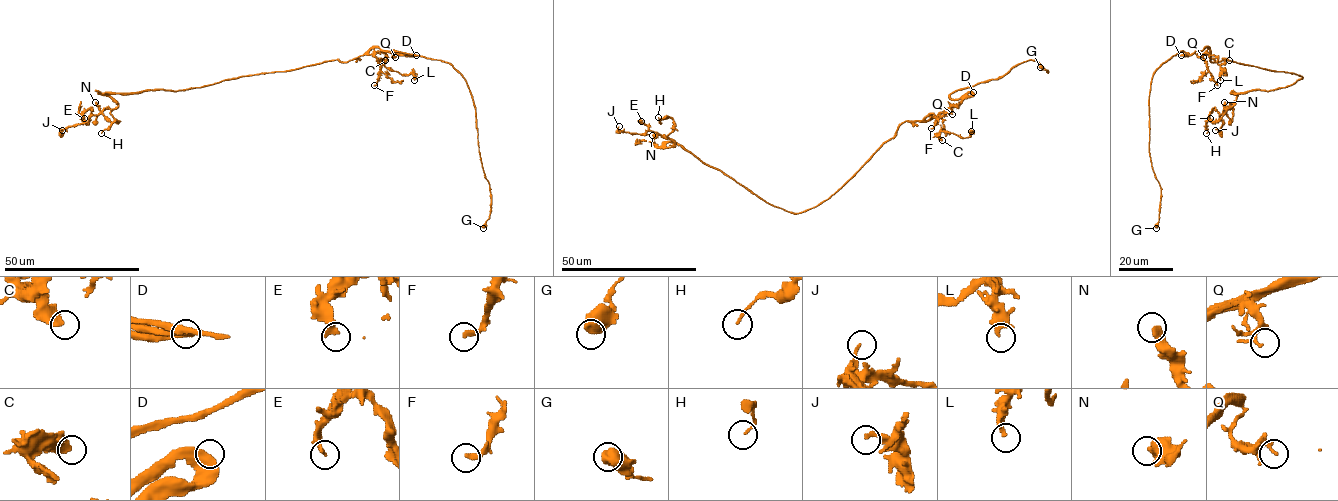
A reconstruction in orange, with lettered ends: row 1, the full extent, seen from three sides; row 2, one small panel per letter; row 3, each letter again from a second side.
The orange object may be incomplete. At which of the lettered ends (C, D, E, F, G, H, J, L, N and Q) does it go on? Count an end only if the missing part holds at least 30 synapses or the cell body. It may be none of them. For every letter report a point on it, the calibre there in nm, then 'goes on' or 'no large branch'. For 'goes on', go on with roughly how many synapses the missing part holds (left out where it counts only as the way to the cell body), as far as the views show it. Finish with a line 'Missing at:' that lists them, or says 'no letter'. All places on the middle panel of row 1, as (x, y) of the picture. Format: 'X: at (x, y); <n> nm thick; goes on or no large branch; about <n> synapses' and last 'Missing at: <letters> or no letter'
C: at (942, 140); 340 nm thick; no large branch
D: at (973, 92); 420 nm thick; no large branch
E: at (641, 121); 280 nm thick; no large branch
F: at (931, 128); 240 nm thick; goes on; about 60 synapses
G: at (1040, 67); 700 nm thick; no large branch
H: at (658, 117); 110 nm thick; no large branch
J: at (619, 126); 170 nm thick; no large branch
L: at (971, 131); 240 nm thick; no large branch
N: at (652, 135); 380 nm thick; no large branch
Q: at (952, 114); 120 nm thick; no large branch
Missing at: F

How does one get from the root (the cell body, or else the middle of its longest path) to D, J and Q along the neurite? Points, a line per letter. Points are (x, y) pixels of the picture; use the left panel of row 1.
D: (327, 61), (352, 60), (374, 47), (416, 55)
J: (327, 61), (293, 70), (243, 75), (197, 87), (109, 94), (117, 107), (92, 115), (85, 123), (62, 130)
Q: (327, 61), (352, 60), (374, 47), (382, 47), (395, 57)

